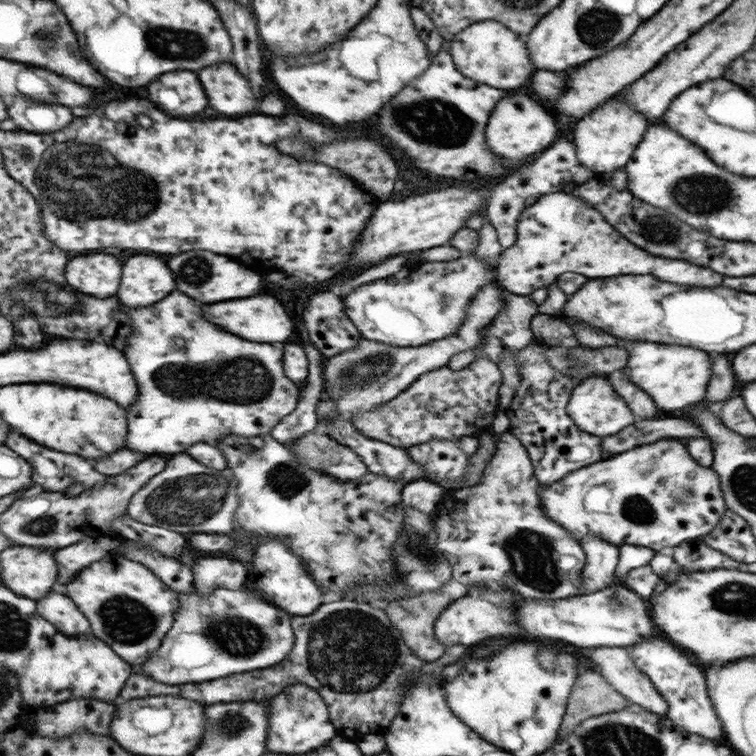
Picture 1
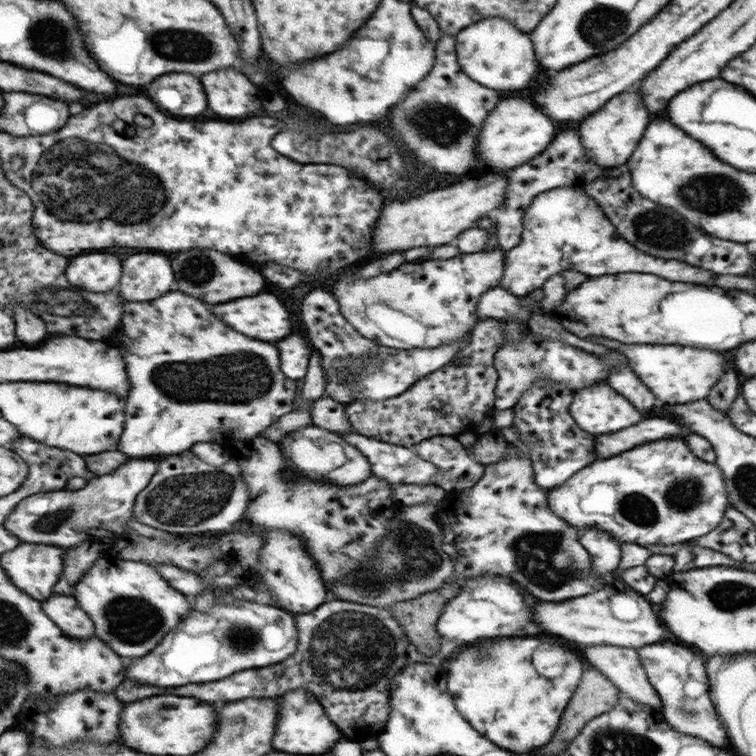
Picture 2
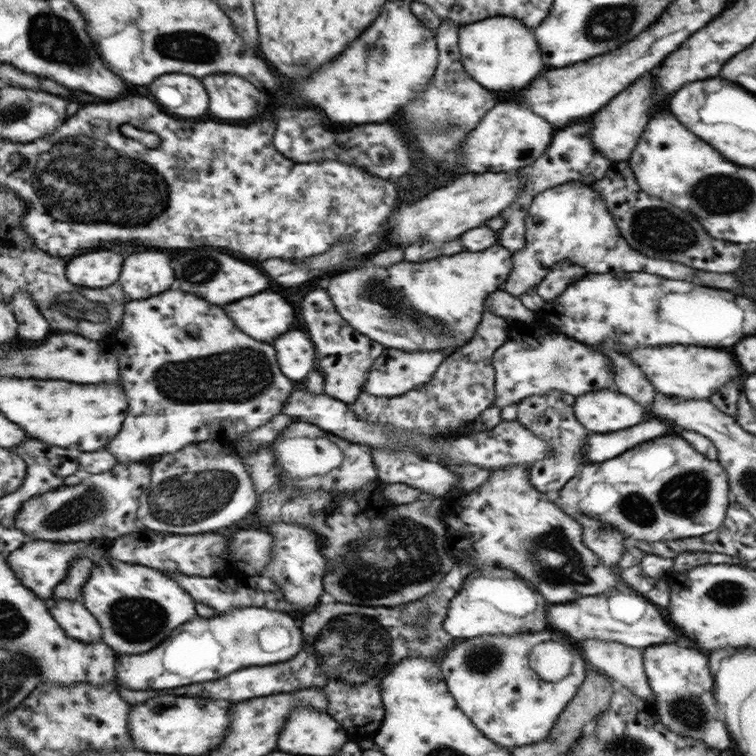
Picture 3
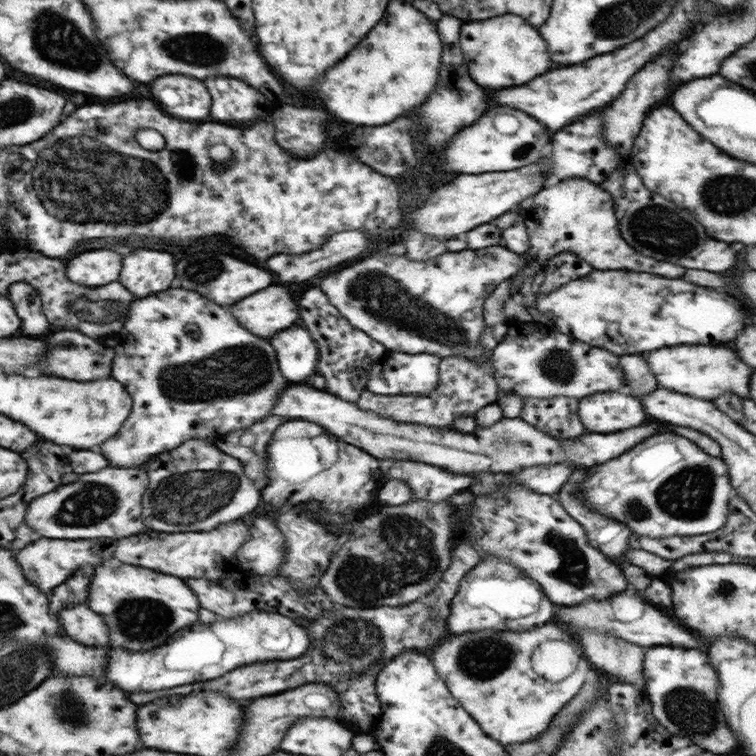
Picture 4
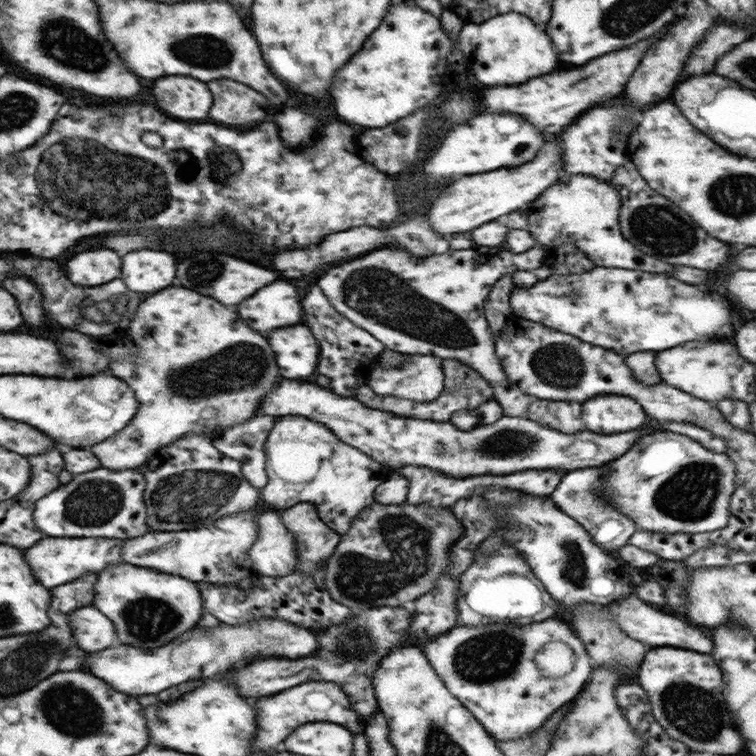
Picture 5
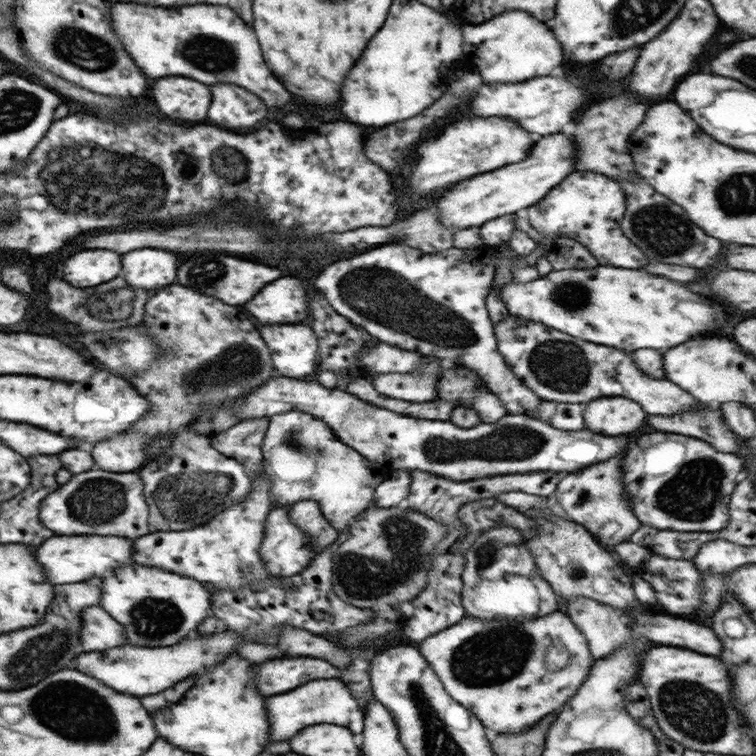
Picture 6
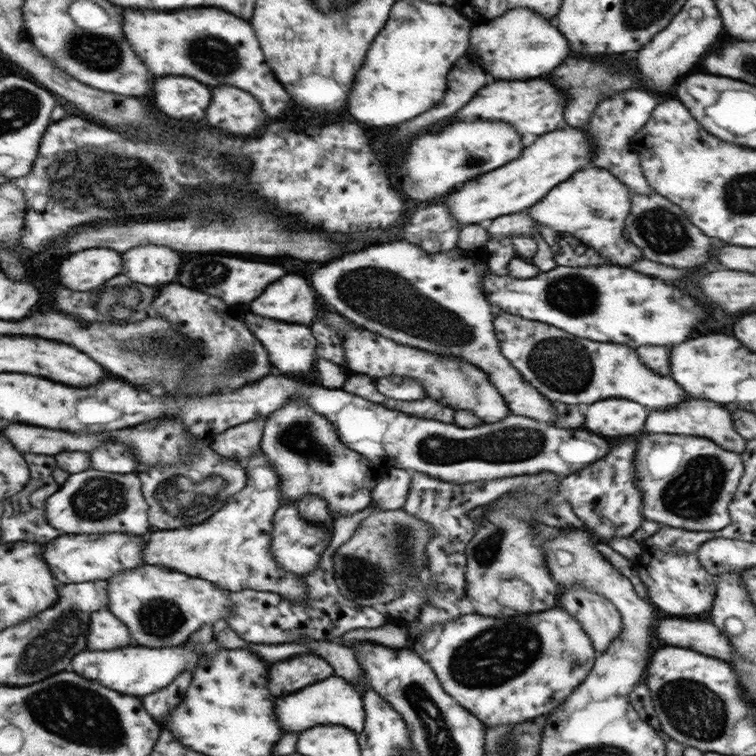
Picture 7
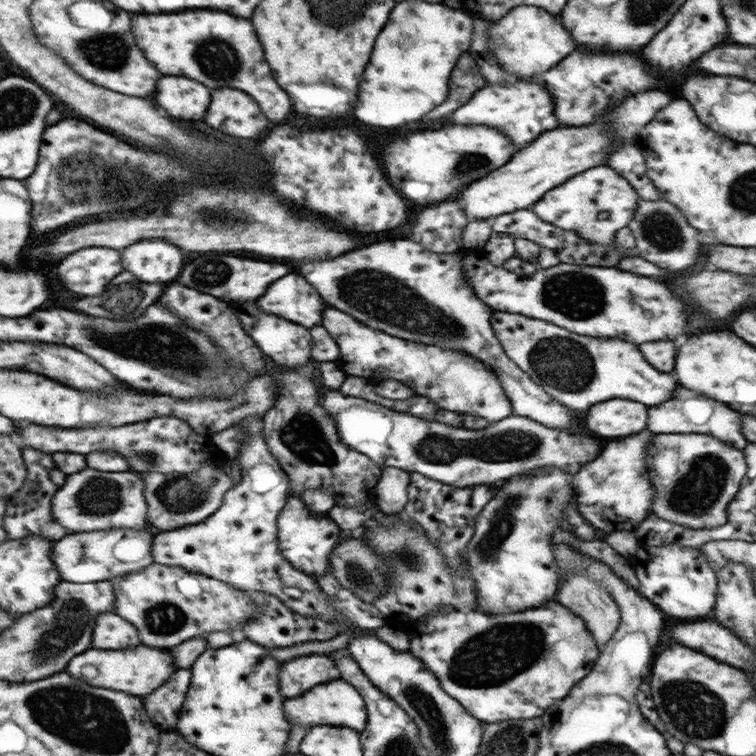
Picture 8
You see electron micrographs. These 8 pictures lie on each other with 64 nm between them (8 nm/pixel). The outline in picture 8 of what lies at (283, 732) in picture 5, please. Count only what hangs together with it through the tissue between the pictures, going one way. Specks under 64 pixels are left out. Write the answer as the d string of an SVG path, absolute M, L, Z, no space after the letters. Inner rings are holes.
M341 678L312 686L299 696L289 698L285 701L284 710L285 718L289 718L289 724L299 724L305 728L317 726L317 724L331 724L331 726L347 726L359 732L367 725L367 708L365 708L363 696L356 687Z

